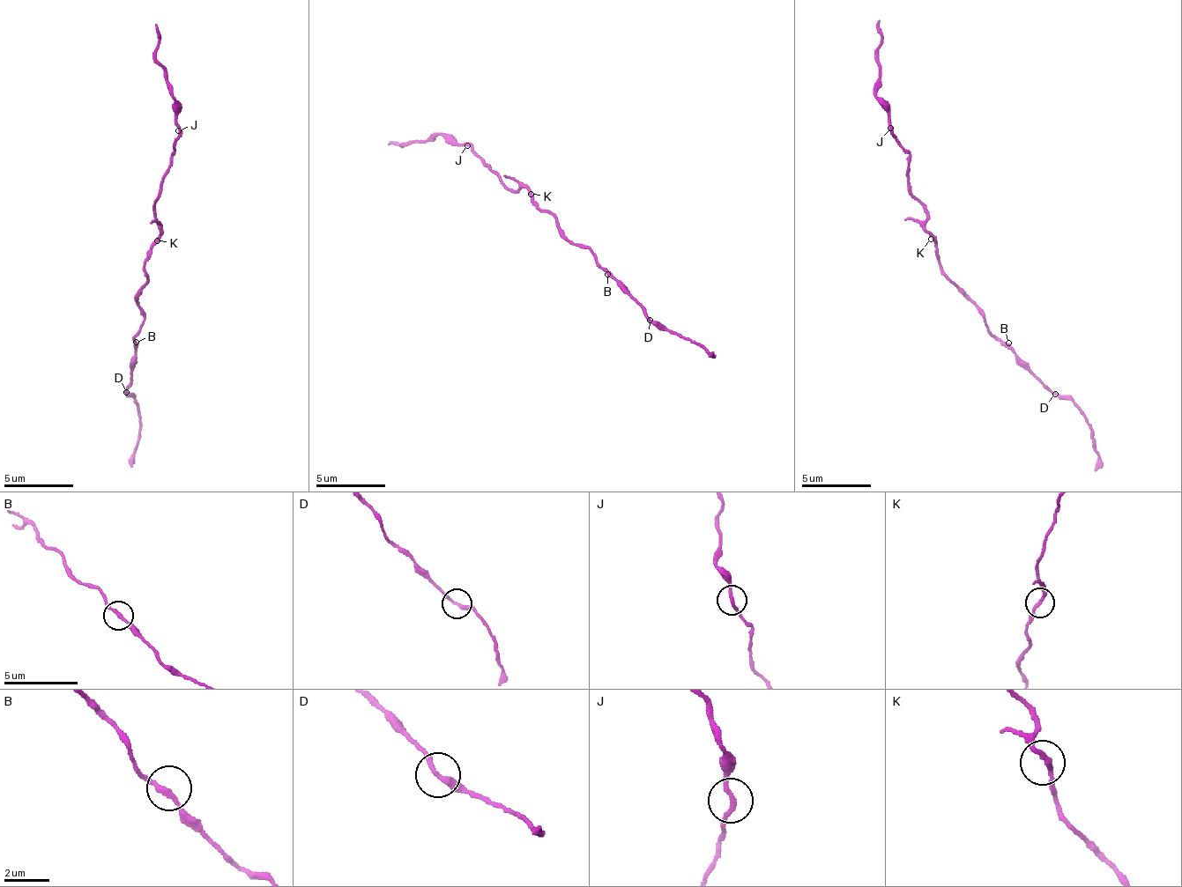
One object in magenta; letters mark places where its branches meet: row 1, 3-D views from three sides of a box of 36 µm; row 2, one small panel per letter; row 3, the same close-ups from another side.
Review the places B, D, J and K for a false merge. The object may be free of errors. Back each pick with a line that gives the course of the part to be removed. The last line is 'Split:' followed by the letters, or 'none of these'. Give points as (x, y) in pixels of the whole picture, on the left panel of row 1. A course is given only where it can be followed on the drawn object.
D: Course of the part to remove: (126, 393), (137, 406), (139, 426), (131, 468)
Split: D

